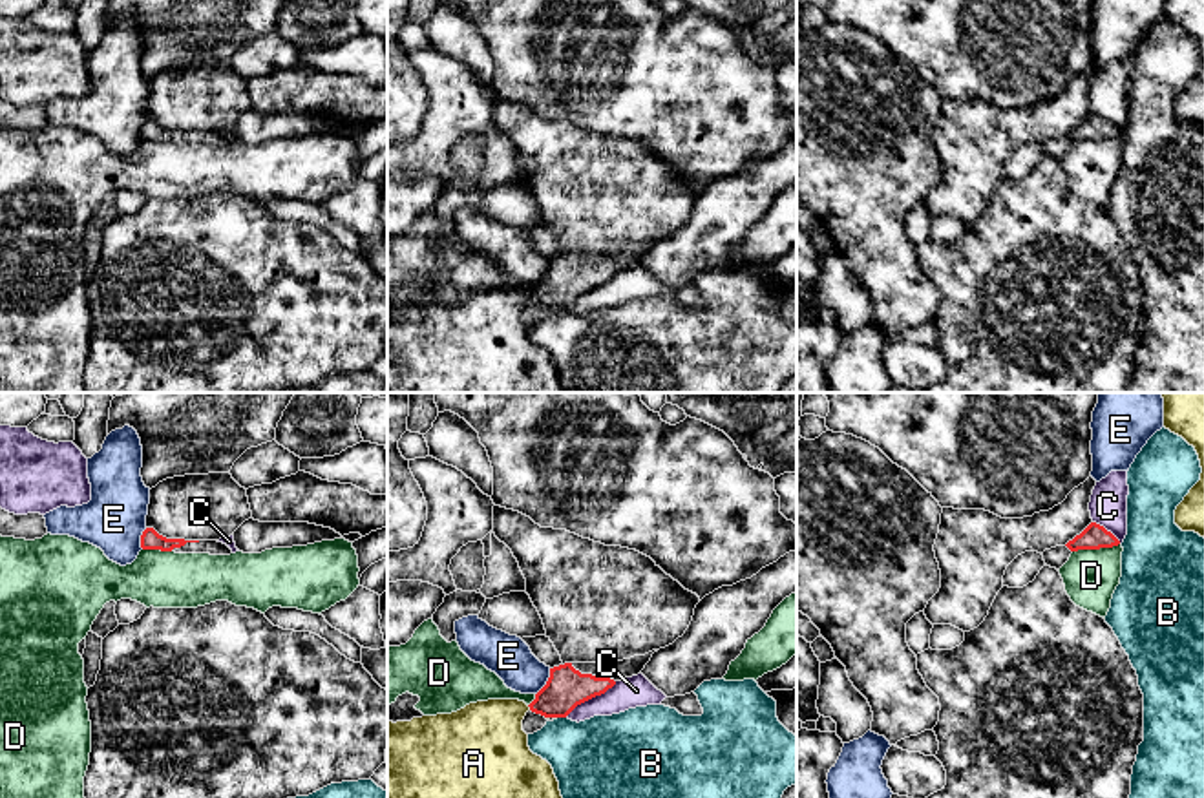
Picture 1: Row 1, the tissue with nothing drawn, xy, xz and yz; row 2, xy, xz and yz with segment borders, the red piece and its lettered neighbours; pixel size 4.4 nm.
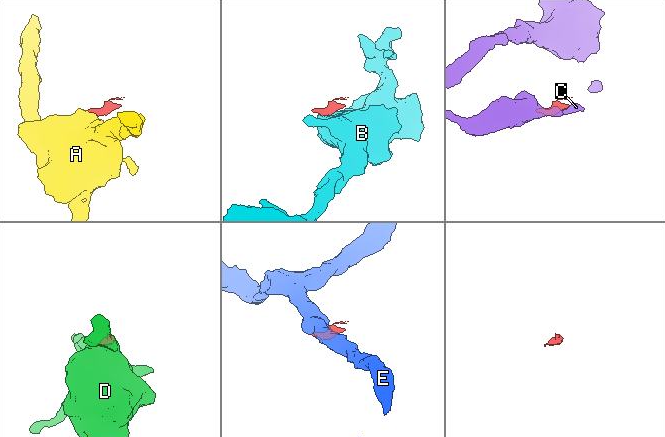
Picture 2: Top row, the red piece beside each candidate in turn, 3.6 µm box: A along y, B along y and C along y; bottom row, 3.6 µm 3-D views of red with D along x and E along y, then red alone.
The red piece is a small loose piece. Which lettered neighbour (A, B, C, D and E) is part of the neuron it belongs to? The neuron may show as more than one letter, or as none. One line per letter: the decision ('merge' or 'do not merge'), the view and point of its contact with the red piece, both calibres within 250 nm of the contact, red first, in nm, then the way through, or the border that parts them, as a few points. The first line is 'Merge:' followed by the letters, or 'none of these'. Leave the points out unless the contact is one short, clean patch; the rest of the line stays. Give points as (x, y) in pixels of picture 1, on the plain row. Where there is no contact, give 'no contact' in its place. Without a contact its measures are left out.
Merge: none of these
A: do not merge; contact xz (528, 296); calibres 180 and 360 nm; border xz (527, 296), (530, 300)
B: do not merge; contact xz (561, 307); calibres 180 and 380 nm; border xz (558, 307), (565, 309)
C: do not merge; contact xz (591, 289); calibres 180 and 140 nm
D: do not merge; contact yz (1095, 139); calibres 110 and 240 nm; border yz (1119, 134), (1108, 139), (1078, 139), (1073, 143)
E: do not merge; contact xz (547, 272); calibres 180 and 190 nm; border xz (550, 260), (547, 274), (536, 285)

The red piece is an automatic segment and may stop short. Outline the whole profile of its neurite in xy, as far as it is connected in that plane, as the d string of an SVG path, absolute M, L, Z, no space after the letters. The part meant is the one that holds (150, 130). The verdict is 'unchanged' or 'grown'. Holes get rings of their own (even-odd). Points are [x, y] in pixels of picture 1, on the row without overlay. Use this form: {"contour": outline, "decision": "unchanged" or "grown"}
{"contour": "M146 119L141 126L143 141L161 141L175 144L210 144L210 146L230 146L232 141L217 131L185 131L185 130L166 130L159 126L153 119Z", "decision": "grown"}

